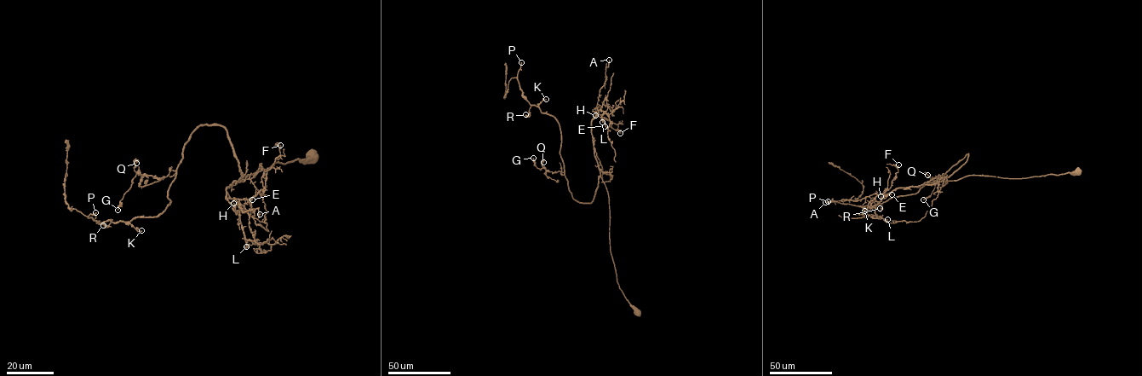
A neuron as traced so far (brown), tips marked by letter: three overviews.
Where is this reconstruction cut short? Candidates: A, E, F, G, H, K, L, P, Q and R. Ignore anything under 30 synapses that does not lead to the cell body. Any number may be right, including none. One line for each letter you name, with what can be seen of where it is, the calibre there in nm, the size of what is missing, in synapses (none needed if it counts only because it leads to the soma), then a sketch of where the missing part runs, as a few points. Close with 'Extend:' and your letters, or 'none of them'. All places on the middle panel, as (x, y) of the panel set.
P: (521, 62) | 320 nm | 140 syn
Extend: P

